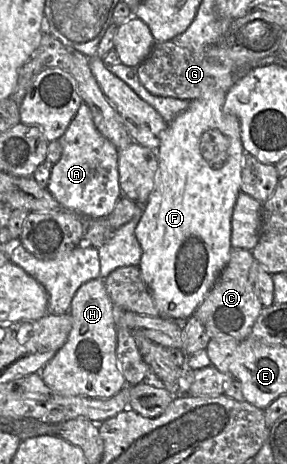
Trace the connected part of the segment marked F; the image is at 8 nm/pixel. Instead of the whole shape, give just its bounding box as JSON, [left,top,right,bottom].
[135,92,244,322]

